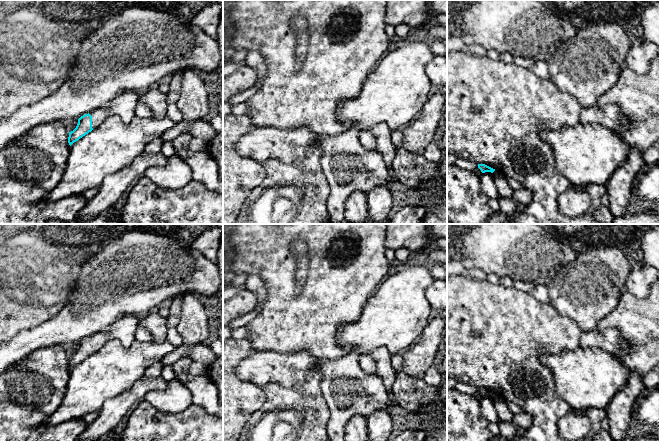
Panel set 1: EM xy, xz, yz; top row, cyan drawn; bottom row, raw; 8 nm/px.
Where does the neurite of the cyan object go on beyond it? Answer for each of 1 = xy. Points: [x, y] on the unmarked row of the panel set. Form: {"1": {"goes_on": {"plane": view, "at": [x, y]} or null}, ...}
{"1": {"goes_on": {"plane": "xy", "at": [123, 329]}}}

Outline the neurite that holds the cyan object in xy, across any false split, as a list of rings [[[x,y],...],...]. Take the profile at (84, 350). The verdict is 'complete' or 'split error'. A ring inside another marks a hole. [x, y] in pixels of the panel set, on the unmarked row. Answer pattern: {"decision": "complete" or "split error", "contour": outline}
{"decision": "split error", "contour": [[[126,314],[119,317],[104,331],[100,331],[81,340],[78,343],[76,352],[69,356],[69,369],[71,370],[74,366],[98,351],[109,340],[119,340],[123,347],[128,348],[135,340],[135,332],[139,326],[139,322],[139,316]]]}

